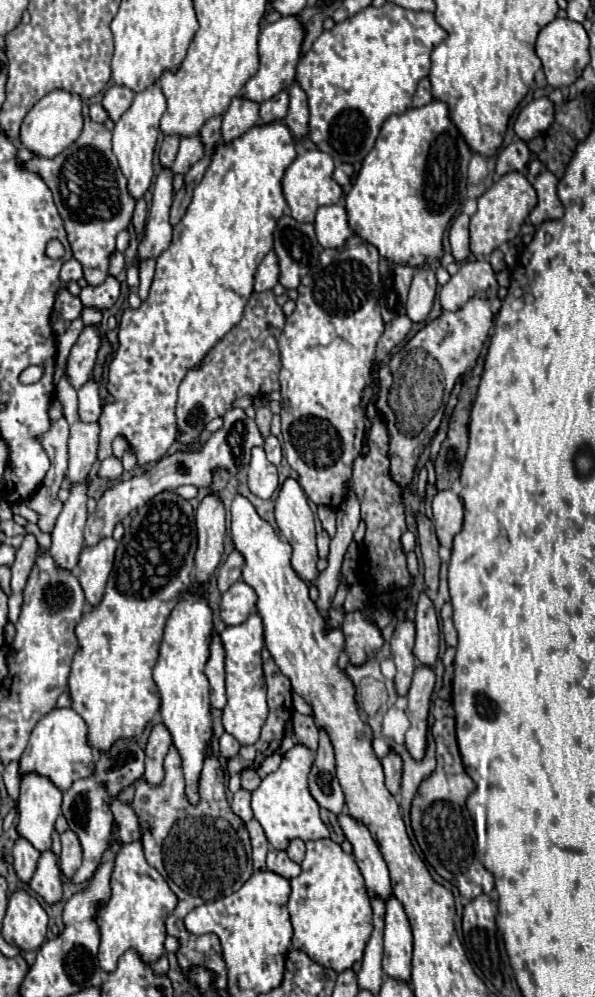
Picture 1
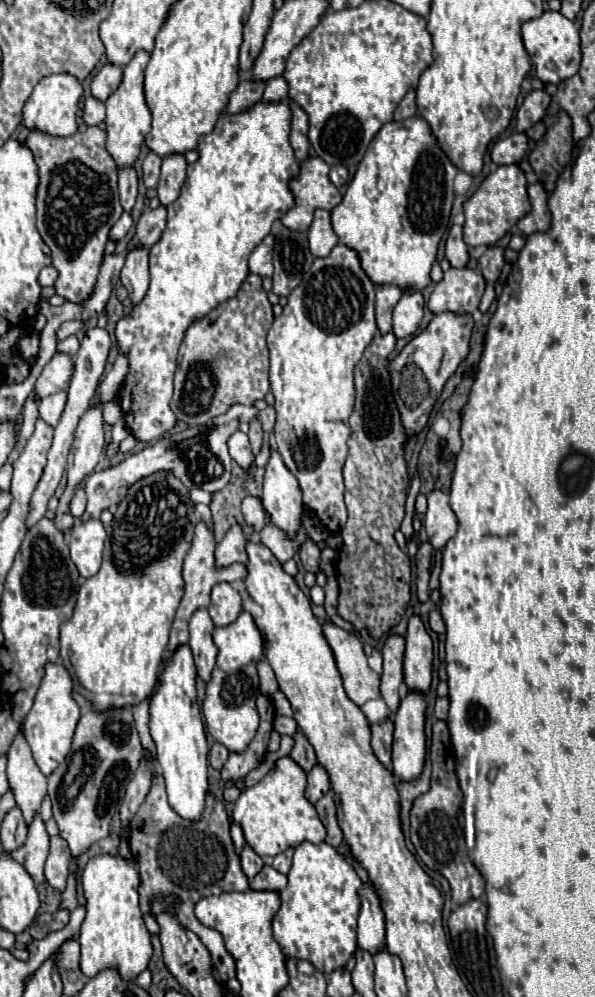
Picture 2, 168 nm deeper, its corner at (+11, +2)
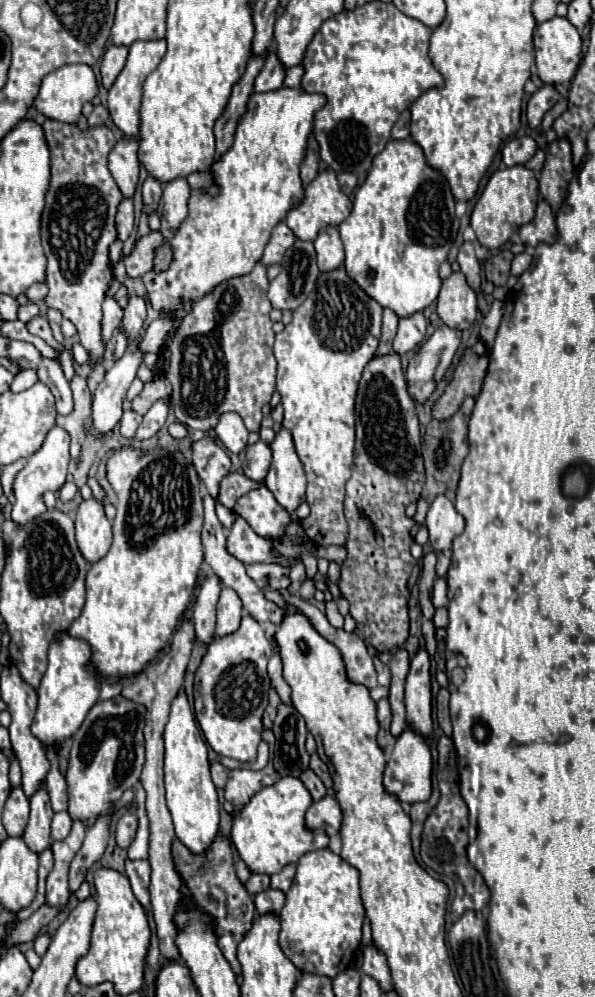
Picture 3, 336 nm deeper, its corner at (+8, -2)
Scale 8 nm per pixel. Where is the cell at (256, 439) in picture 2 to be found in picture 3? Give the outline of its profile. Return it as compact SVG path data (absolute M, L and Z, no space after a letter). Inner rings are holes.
M264 441L248 445L246 459L242 463L242 471L252 481L262 481L268 475L268 467L272 461L272 451Z

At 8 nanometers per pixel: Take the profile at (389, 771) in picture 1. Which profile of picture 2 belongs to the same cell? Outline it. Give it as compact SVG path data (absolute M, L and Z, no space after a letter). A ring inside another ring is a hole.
M383 721L379 725L371 727L373 737L371 737L371 745L373 745L373 753L375 757L389 767L391 765L391 743L393 743L393 723L391 721Z

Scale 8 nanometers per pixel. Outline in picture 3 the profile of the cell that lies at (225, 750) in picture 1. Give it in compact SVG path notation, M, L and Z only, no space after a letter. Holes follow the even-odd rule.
M214 763L214 765L210 767L210 771L212 771L212 781L214 781L214 785L220 787L220 789L224 789L230 771L228 771L224 765L220 765L220 763Z

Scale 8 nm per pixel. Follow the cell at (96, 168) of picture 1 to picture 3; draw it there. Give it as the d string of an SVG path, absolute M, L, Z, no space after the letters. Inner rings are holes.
M48 119L42 127L52 159L52 179L42 211L42 247L48 259L48 295L44 303L74 323L90 363L98 365L106 351L100 335L102 301L114 279L108 247L116 241L114 215L122 201L120 189L108 171L108 153L116 145L116 133L106 125L82 131L78 125L54 119Z

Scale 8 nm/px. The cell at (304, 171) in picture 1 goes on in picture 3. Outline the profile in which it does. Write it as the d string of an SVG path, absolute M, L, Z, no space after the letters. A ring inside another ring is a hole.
M326 169L326 171L318 173L318 177L306 187L300 205L290 209L290 213L286 217L286 225L296 233L298 239L314 241L322 227L340 225L350 215L350 211L352 211L352 201L340 191L340 185L336 181L336 173L332 169Z

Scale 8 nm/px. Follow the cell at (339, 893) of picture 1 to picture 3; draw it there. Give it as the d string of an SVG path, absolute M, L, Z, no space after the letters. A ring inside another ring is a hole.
M318 849L306 853L296 867L296 877L292 881L290 891L286 893L286 905L280 911L280 947L284 955L302 971L314 975L326 975L334 979L340 971L352 967L356 949L360 947L362 937L362 923L364 923L364 907L360 899L360 885L358 885L358 871L348 865L340 855L334 855L328 849Z

